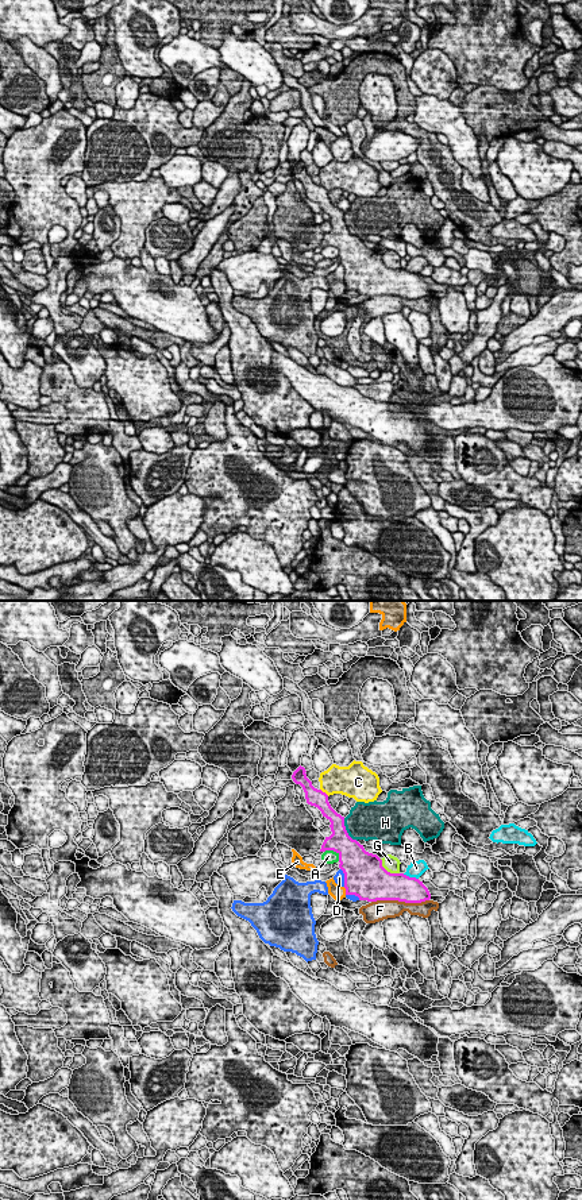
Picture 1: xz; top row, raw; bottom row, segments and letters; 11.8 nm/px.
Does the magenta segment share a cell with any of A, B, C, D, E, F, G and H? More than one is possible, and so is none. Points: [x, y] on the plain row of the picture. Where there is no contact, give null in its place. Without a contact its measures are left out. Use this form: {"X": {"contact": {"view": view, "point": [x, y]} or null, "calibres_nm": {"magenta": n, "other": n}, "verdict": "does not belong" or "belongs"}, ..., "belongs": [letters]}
{"A": {"contact": {"view": "xz", "point": [334, 246]}, "calibres_nm": {"magenta": 340, "other": 160}, "verdict": "does not belong"}, "B": {"contact": {"view": "xz", "point": [411, 273]}, "calibres_nm": {"magenta": 320, "other": 190}, "verdict": "does not belong"}, "C": {"contact": {"view": "xz", "point": [324, 188]}, "calibres_nm": {"magenta": 200, "other": 320}, "verdict": "does not belong"}, "D": {"contact": {"view": "xz", "point": [345, 273]}, "calibres_nm": {"magenta": 480, "other": 130}, "verdict": "does not belong"}, "E": {"contact": {"view": "xz", "point": [346, 286]}, "calibres_nm": {"magenta": 440, "other": 180}, "verdict": "does not belong"}, "F": {"contact": {"view": "xz", "point": [400, 296]}, "calibres_nm": {"magenta": 340, "other": 220}, "verdict": "does not belong"}, "G": {"contact": {"view": "xz", "point": [386, 266]}, "calibres_nm": {"magenta": 480, "other": 190}, "verdict": "does not belong"}, "H": {"contact": {"view": "xz", "point": [346, 226]}, "calibres_nm": {"magenta": 300, "other": 420}, "verdict": "does not belong"}, "belongs": []}

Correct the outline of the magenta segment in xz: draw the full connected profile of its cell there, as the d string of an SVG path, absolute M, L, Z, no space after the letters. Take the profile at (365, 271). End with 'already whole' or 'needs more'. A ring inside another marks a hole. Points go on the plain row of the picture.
M298 162L292 174L296 180L300 180L305 188L307 198L317 202L323 212L325 212L331 220L332 229L325 232L320 247L334 246L339 250L339 263L344 269L346 290L355 290L359 296L377 297L377 296L398 296L405 298L421 298L431 294L428 283L416 273L409 273L404 269L390 269L382 262L382 255L373 248L365 246L356 235L352 235L344 221L344 212L338 209L328 197L328 190L321 185L312 181L312 177L307 173L304 162Z; already whole

